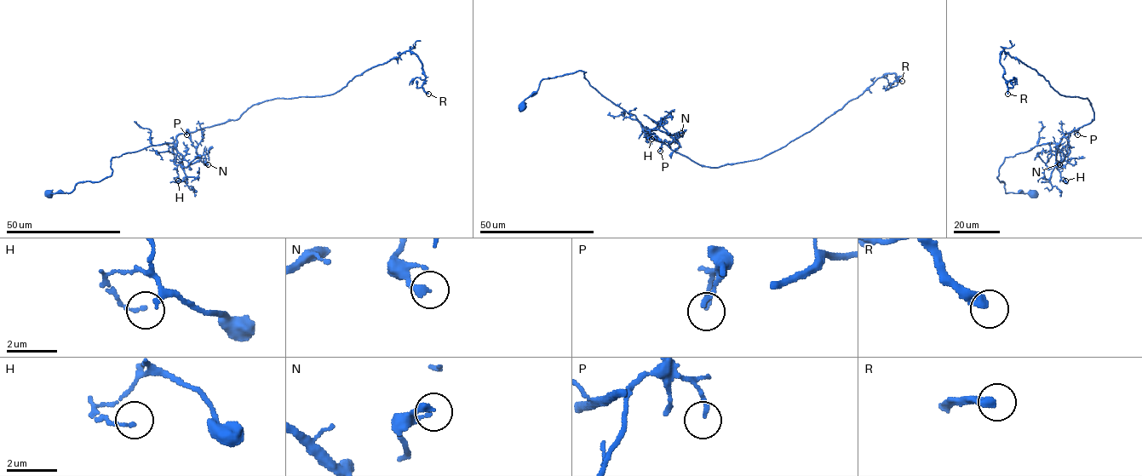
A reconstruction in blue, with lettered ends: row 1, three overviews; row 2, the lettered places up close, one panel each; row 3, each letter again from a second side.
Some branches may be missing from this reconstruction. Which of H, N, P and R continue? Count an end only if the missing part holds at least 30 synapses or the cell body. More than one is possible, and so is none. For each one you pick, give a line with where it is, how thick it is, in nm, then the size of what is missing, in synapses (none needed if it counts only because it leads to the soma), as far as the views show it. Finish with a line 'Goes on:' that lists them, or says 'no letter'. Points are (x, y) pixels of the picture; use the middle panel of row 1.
R: at (902, 81); 360 nm thick; about 60 synapses
Goes on: R

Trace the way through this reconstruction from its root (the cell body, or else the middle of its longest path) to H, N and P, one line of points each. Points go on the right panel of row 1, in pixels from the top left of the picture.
H: (1033, 192), (1005, 192), (1005, 183), (997, 176), (1006, 157), (1037, 145), (1054, 143), (1056, 168), (1065, 180)
N: (1033, 192), (1005, 192), (1005, 183), (997, 179), (1004, 159), (1054, 143), (1057, 167), (1064, 155), (1059, 164)
P: (1033, 192), (1005, 192), (1005, 183), (997, 179), (1004, 159), (1037, 145), (1058, 144), (1072, 130), (1077, 134)

